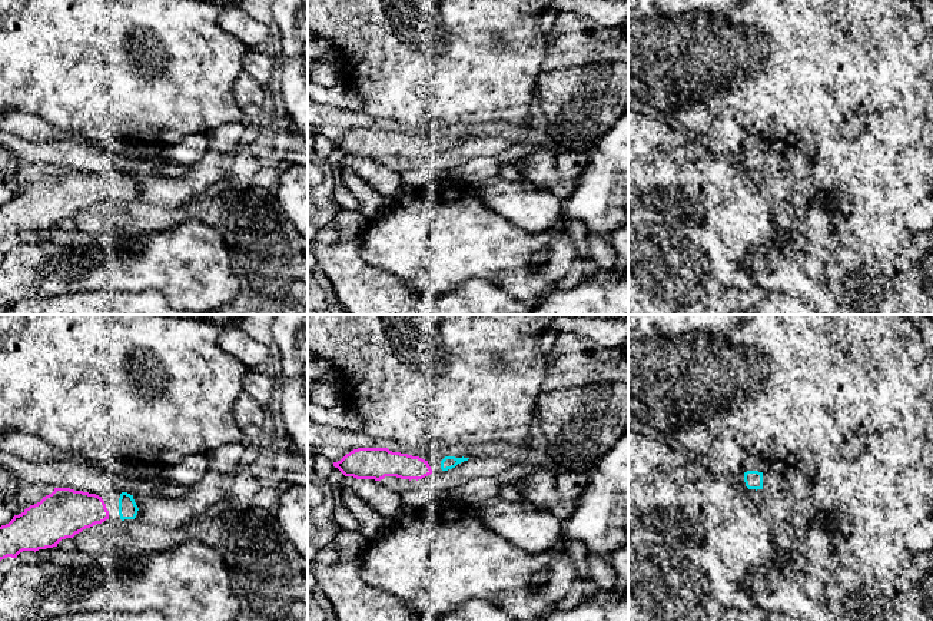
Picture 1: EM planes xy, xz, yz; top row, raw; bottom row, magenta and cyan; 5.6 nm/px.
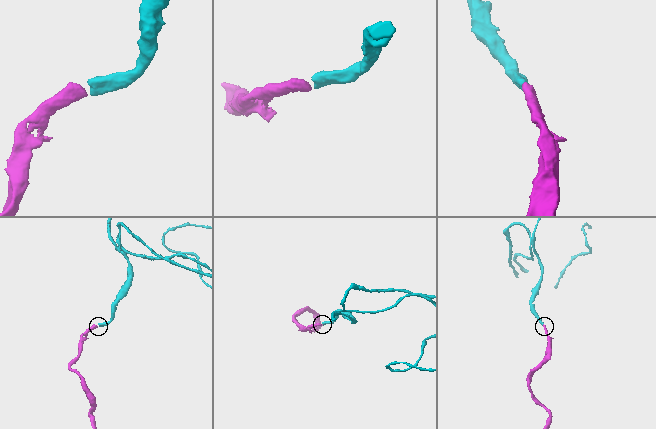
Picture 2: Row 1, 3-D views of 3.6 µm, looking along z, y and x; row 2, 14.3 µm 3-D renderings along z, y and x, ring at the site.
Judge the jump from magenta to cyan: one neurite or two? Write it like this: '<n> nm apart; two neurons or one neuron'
60 nm apart; one neuron

